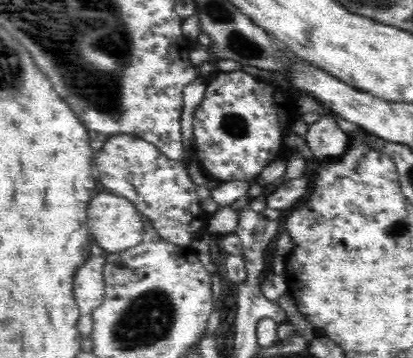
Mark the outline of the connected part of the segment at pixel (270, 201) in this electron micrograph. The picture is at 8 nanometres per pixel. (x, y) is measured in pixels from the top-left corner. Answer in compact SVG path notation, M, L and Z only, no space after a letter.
M307 174L300 178L284 180L274 191L265 195L268 208L284 210L298 204L311 189L311 179Z

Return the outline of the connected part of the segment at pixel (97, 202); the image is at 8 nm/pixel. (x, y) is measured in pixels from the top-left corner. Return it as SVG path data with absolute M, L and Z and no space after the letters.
M110 191L98 192L89 204L87 218L93 234L92 242L96 242L106 253L116 253L132 248L146 238L144 226L147 221L127 198Z

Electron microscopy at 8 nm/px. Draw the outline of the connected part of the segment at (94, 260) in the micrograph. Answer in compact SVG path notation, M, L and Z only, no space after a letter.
M92 255L77 270L73 278L75 303L80 314L90 314L103 300L105 294L104 265L106 257Z

